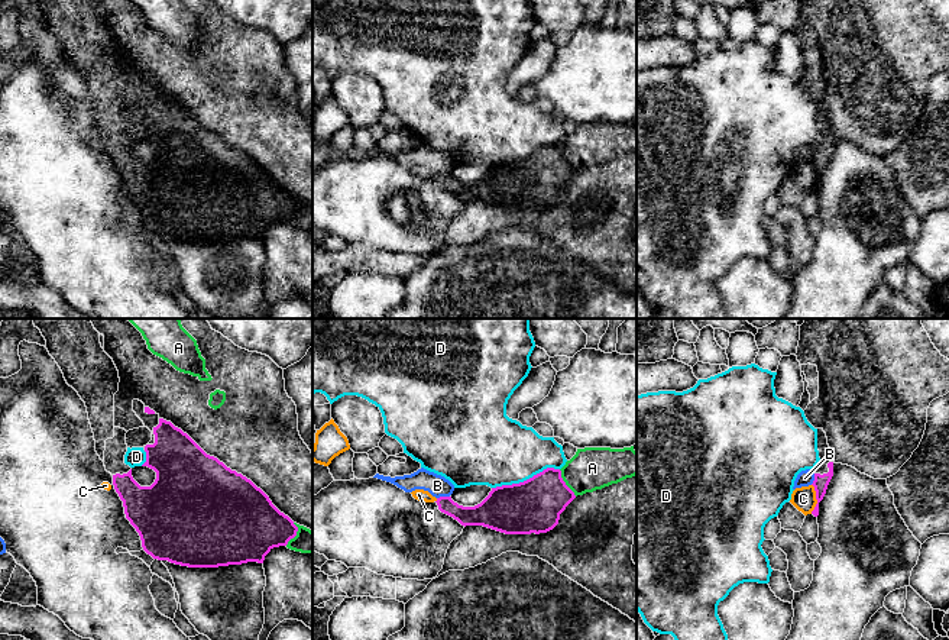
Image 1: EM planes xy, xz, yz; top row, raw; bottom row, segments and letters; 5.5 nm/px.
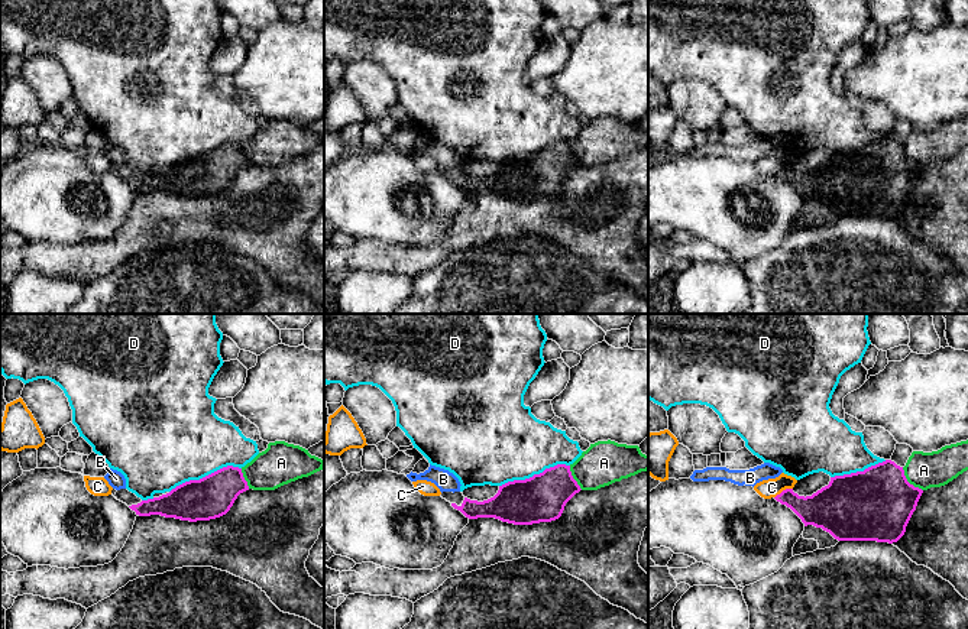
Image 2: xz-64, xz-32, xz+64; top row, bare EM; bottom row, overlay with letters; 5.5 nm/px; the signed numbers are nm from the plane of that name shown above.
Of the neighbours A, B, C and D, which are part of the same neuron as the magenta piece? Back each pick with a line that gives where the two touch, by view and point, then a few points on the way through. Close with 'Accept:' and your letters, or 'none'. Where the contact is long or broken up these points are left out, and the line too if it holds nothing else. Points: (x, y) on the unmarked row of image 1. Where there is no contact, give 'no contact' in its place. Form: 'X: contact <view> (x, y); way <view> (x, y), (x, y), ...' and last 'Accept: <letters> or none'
Accept: none

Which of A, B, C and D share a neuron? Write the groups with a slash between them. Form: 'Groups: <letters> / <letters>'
Groups: A / B / C / D

